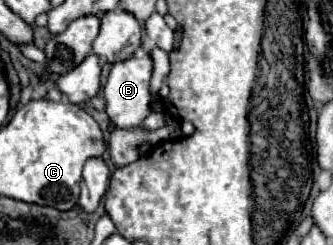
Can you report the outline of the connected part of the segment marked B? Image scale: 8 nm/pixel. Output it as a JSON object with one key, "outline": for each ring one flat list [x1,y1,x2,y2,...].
{"outline":[[139,50,135,56,113,64,107,84,105,84,105,100,107,100,105,112,119,128,133,128,135,124,141,124,147,118,147,114,151,112,151,108,149,108,151,72,153,72,153,60,151,60,151,54,145,50]]}

